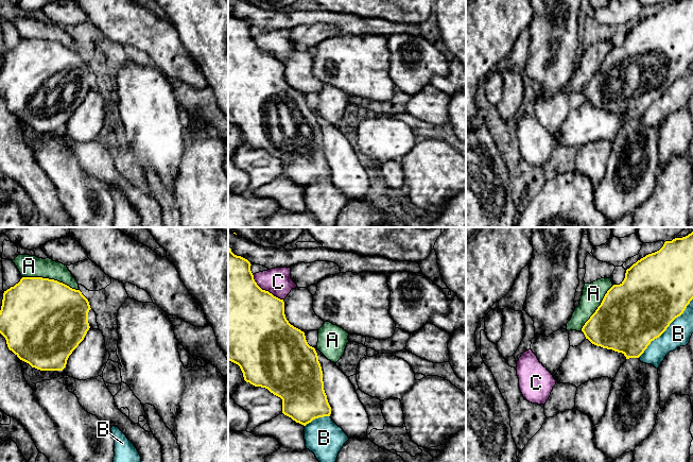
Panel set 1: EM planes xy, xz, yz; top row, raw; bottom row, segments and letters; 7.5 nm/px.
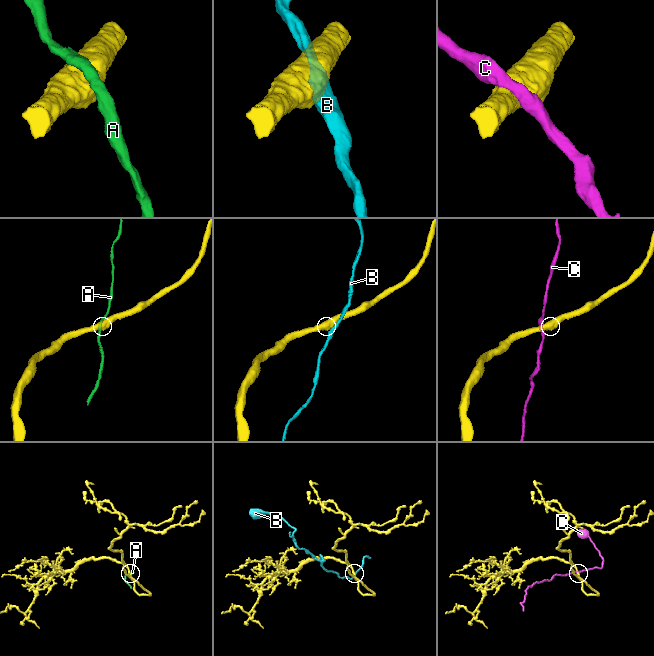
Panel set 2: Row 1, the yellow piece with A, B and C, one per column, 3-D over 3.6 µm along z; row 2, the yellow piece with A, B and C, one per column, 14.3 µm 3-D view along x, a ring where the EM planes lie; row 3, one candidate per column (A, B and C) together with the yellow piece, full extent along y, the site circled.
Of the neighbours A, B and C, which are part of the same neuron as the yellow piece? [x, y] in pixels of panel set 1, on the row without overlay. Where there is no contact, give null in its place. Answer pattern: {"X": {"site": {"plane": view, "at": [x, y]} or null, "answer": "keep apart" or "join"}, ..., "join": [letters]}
{"A": {"site": {"plane": "xy", "at": [51, 41]}, "answer": "keep apart"}, "B": {"site": {"plane": "yz", "at": [666, 89]}, "answer": "keep apart"}, "C": {"site": {"plane": "xz", "at": [264, 52]}, "answer": "keep apart"}, "join": []}

